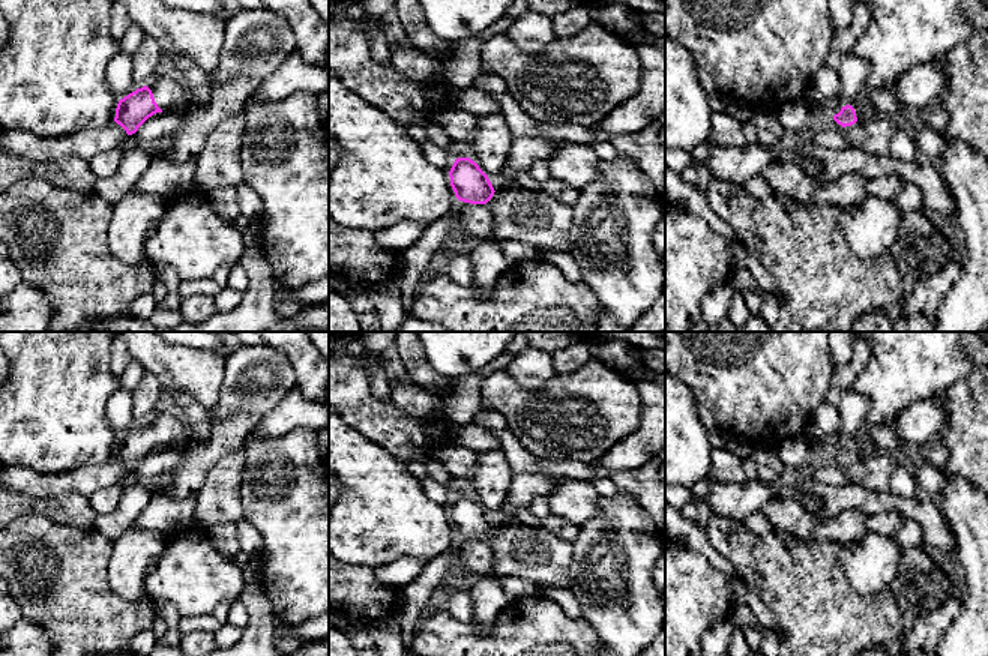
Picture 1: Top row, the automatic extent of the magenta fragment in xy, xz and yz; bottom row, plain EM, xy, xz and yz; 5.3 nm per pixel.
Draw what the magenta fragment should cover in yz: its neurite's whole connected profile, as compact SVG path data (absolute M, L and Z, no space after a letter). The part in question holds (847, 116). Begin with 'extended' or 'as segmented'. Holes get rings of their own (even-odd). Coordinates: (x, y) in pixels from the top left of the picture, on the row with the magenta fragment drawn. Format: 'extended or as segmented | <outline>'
as segmented | M845 105L838 114L833 116L833 120L842 128L851 126L857 122L856 111L851 105Z

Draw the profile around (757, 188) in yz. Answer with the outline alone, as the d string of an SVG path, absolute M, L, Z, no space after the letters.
M761 174L746 180L743 185L745 192L754 200L766 200L773 195L770 186L761 177Z

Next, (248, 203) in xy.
M243 182L237 188L237 204L240 213L248 218L257 218L260 212L260 203L257 194Z

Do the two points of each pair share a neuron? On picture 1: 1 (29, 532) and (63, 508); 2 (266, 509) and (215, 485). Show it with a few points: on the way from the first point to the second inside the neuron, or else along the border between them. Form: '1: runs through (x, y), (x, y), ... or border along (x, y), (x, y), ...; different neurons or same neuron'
1: border along (15, 517), (38, 514), (81, 530); different neurons
2: border along (245, 463), (240, 485), (242, 517); different neurons

